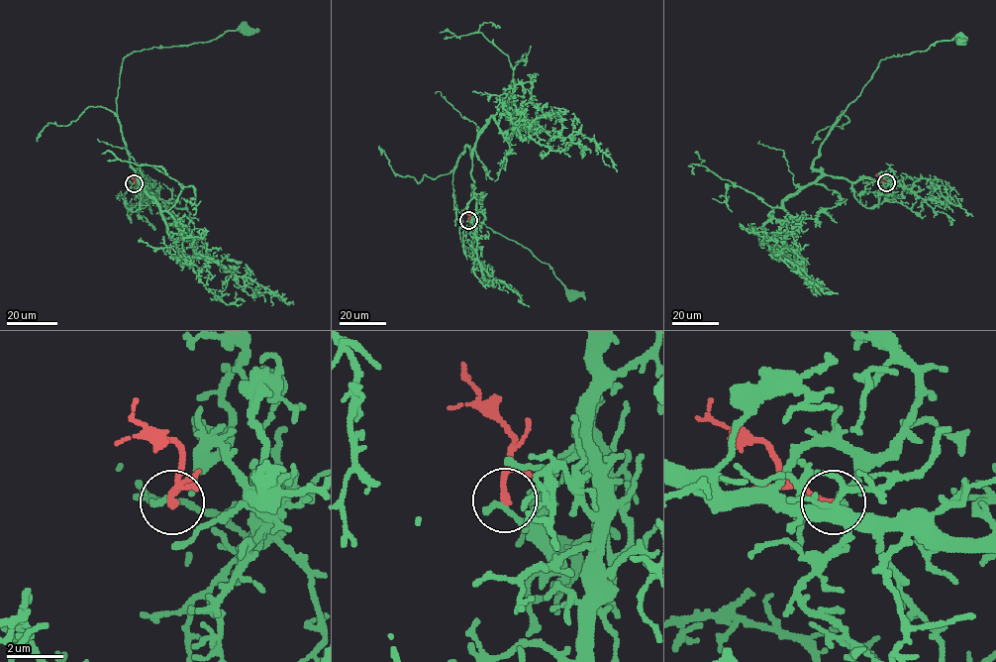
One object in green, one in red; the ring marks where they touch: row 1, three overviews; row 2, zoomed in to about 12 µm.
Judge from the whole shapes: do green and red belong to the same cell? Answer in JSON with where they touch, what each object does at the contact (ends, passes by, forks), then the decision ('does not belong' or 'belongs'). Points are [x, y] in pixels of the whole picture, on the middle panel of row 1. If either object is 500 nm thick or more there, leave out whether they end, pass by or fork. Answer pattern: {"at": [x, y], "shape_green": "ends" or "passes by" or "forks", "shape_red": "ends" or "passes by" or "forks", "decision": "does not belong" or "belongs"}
{"at": [468, 220], "shape_green": "ends", "shape_red": "ends", "decision": "does not belong"}

